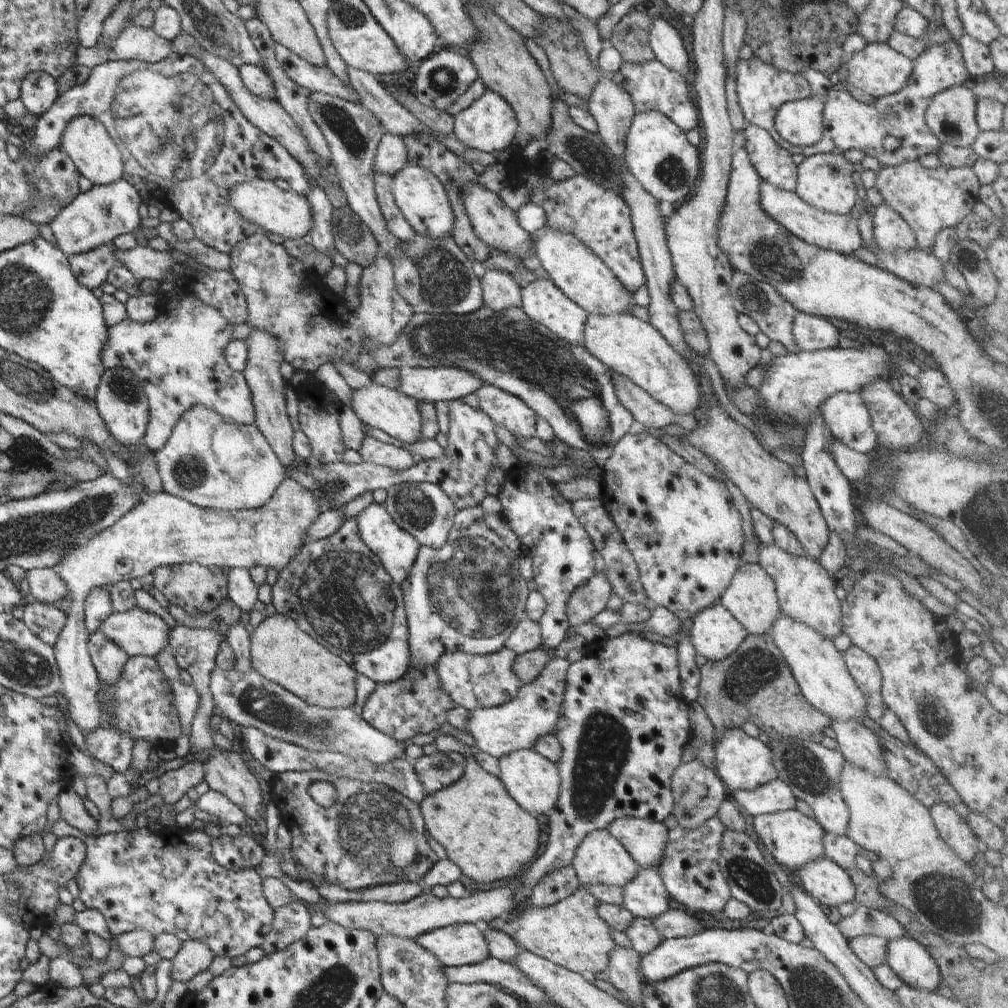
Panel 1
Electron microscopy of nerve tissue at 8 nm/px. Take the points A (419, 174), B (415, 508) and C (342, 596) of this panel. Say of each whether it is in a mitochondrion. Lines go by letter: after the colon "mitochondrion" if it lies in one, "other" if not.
A: other
B: mitochondrion
C: mitochondrion

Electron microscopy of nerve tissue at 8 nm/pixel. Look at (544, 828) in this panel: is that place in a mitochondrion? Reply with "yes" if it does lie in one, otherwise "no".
no

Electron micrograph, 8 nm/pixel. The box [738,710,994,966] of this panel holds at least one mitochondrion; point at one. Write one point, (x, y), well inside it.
(935, 896)

